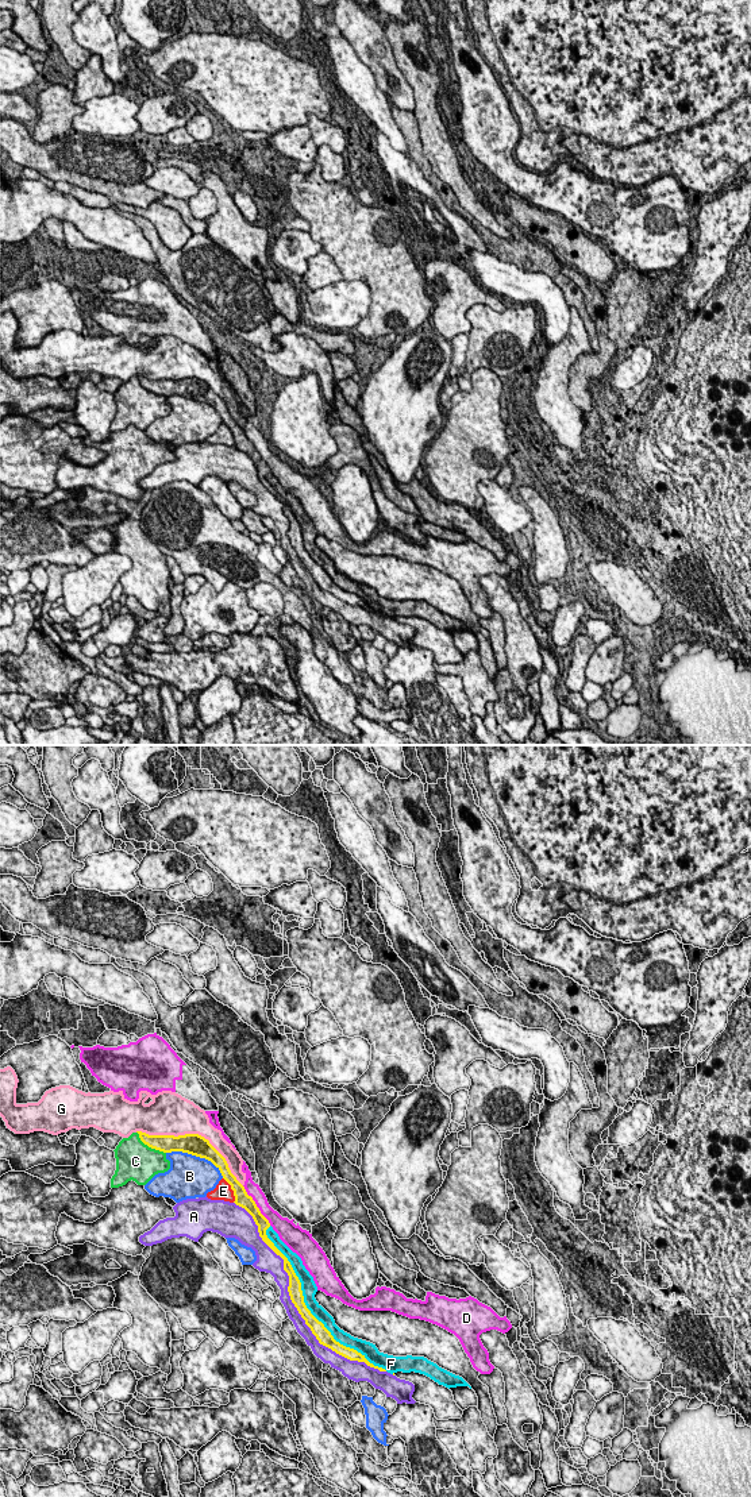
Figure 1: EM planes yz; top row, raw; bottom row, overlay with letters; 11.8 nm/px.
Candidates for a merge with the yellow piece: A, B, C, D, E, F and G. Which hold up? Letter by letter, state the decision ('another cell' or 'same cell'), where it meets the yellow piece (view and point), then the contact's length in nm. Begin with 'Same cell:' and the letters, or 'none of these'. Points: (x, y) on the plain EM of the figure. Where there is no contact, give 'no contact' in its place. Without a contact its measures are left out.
Same cell: F
A: another cell; meets yellow in yz at (293, 547); contact 2700 nm long
B: another cell; meets yellow in yz at (196, 400); contact 750 nm long
C: another cell; meets yellow in yz at (149, 390); contact 440 nm long
D: another cell; meets yellow in yz at (255, 450); contact 600 nm long
E: another cell; meets yellow in yz at (231, 432); contact 340 nm long
F: same cell; meets yellow in yz at (307, 552); contact 2200 nm long
G: another cell; meets yellow in yz at (195, 378); contact 1450 nm long

